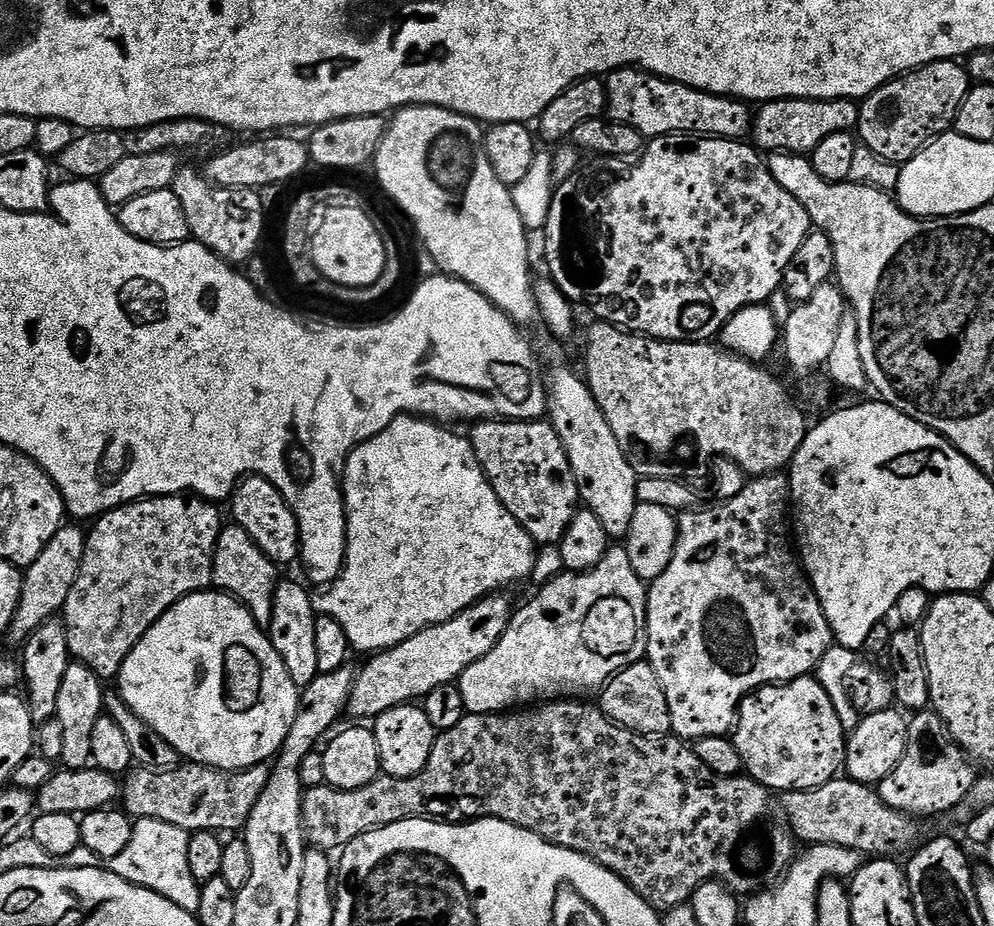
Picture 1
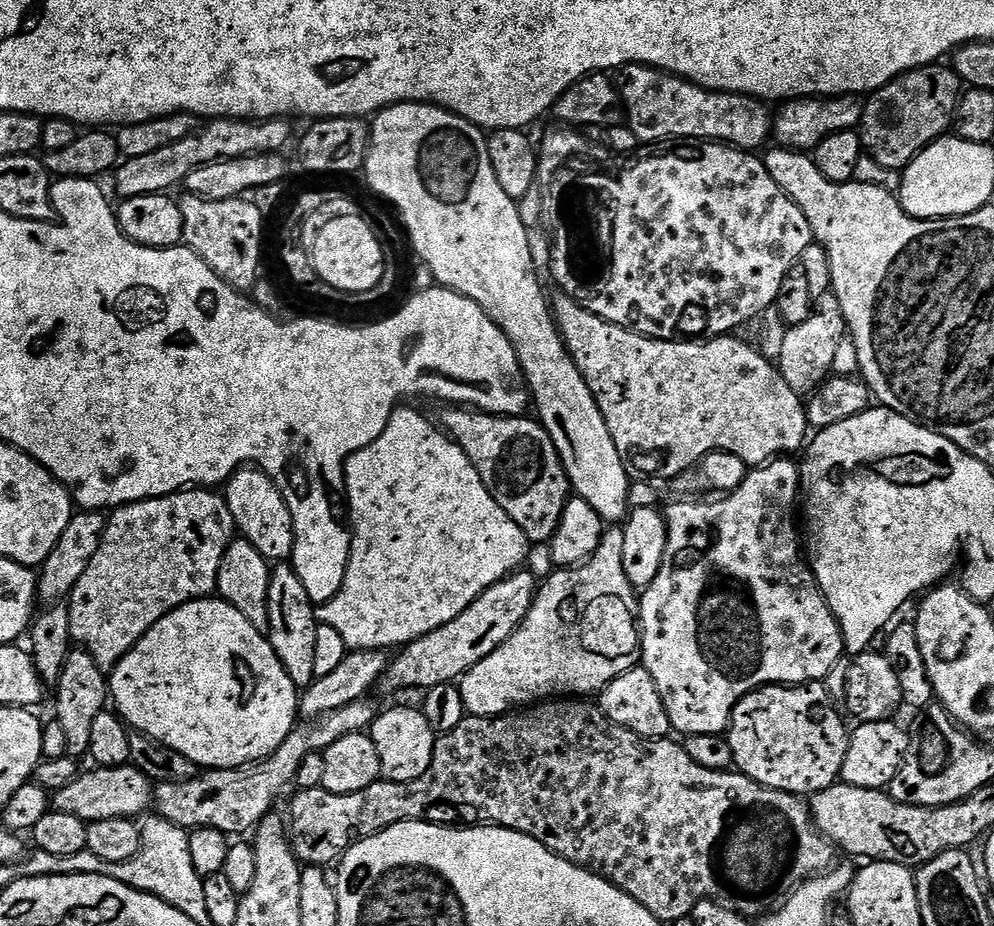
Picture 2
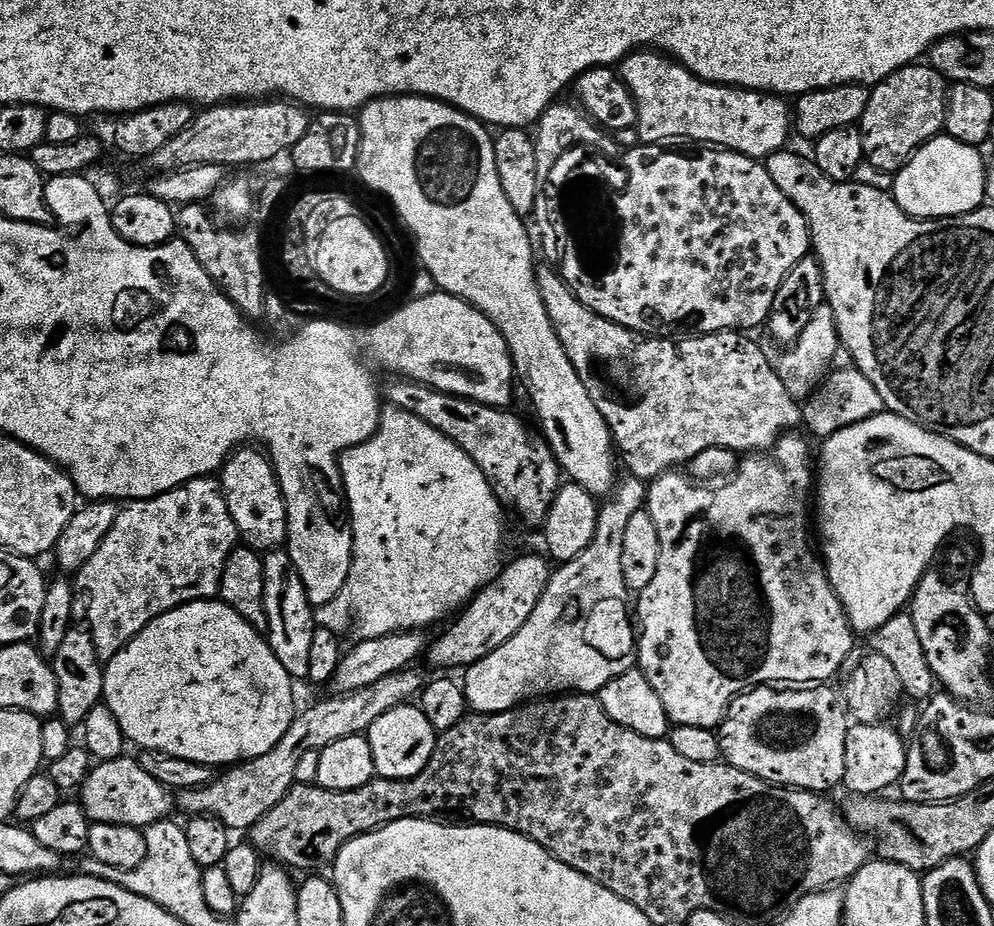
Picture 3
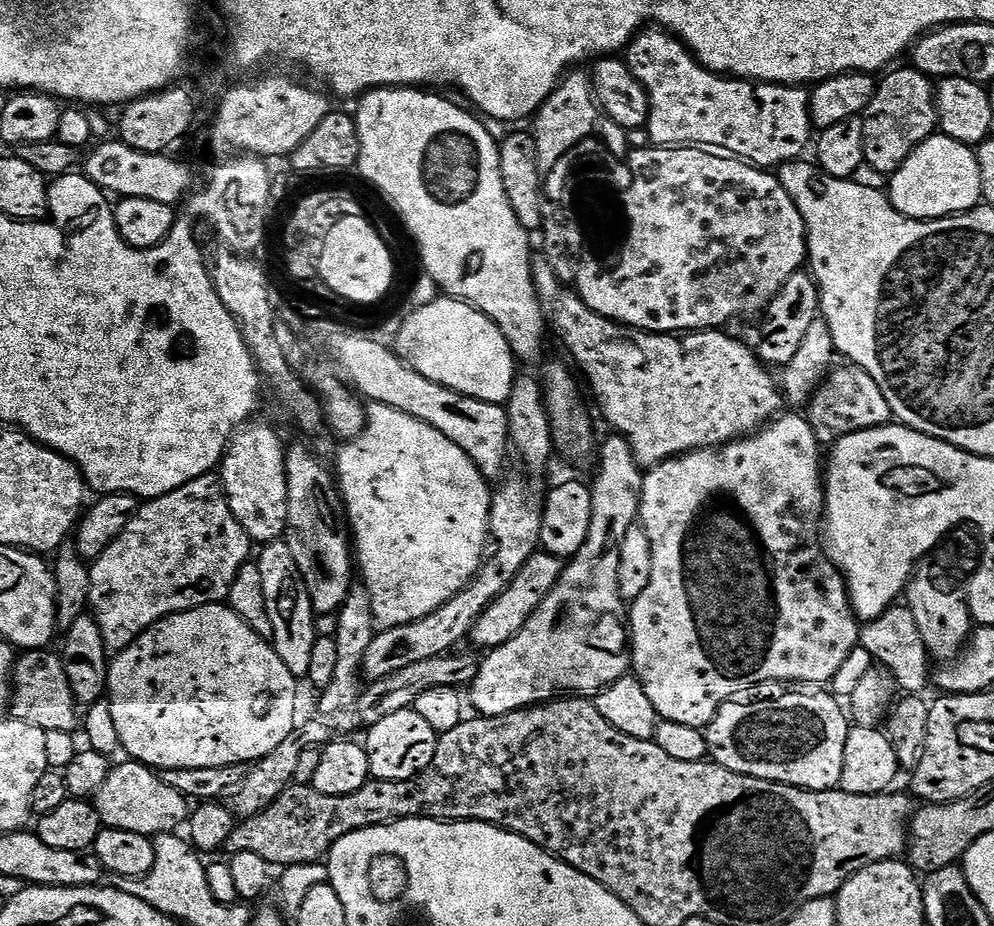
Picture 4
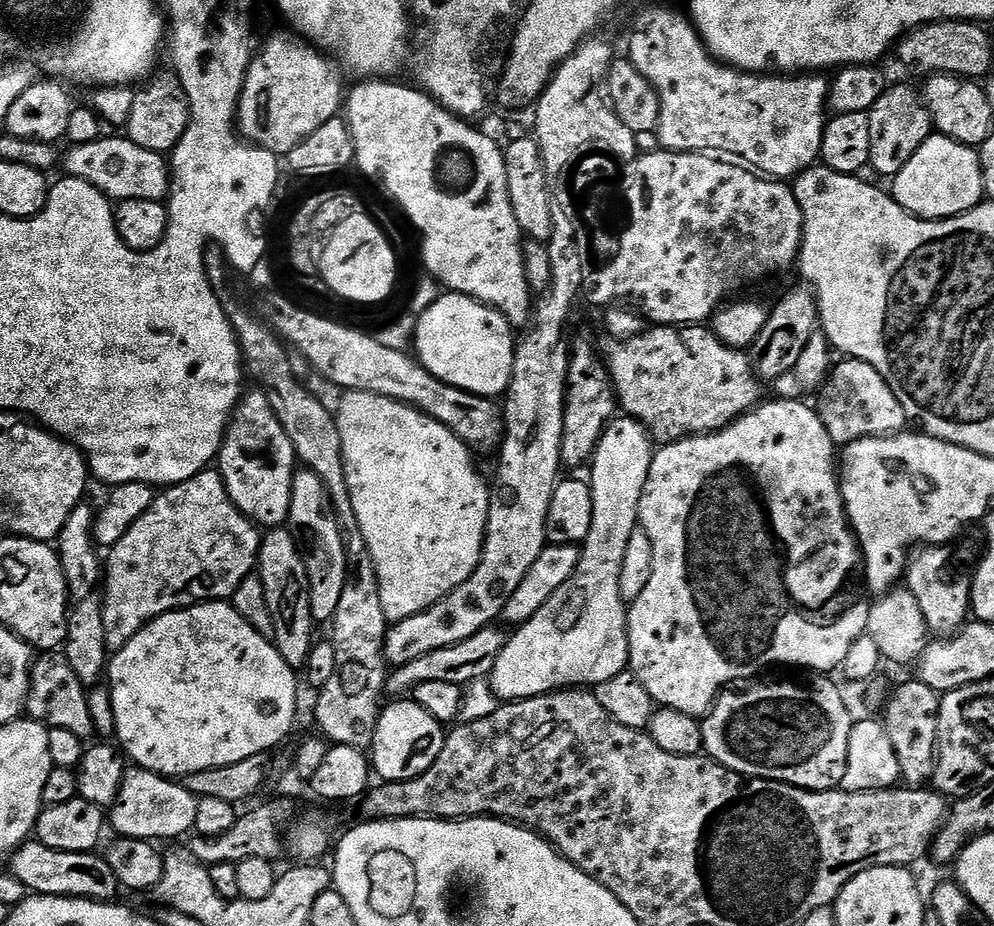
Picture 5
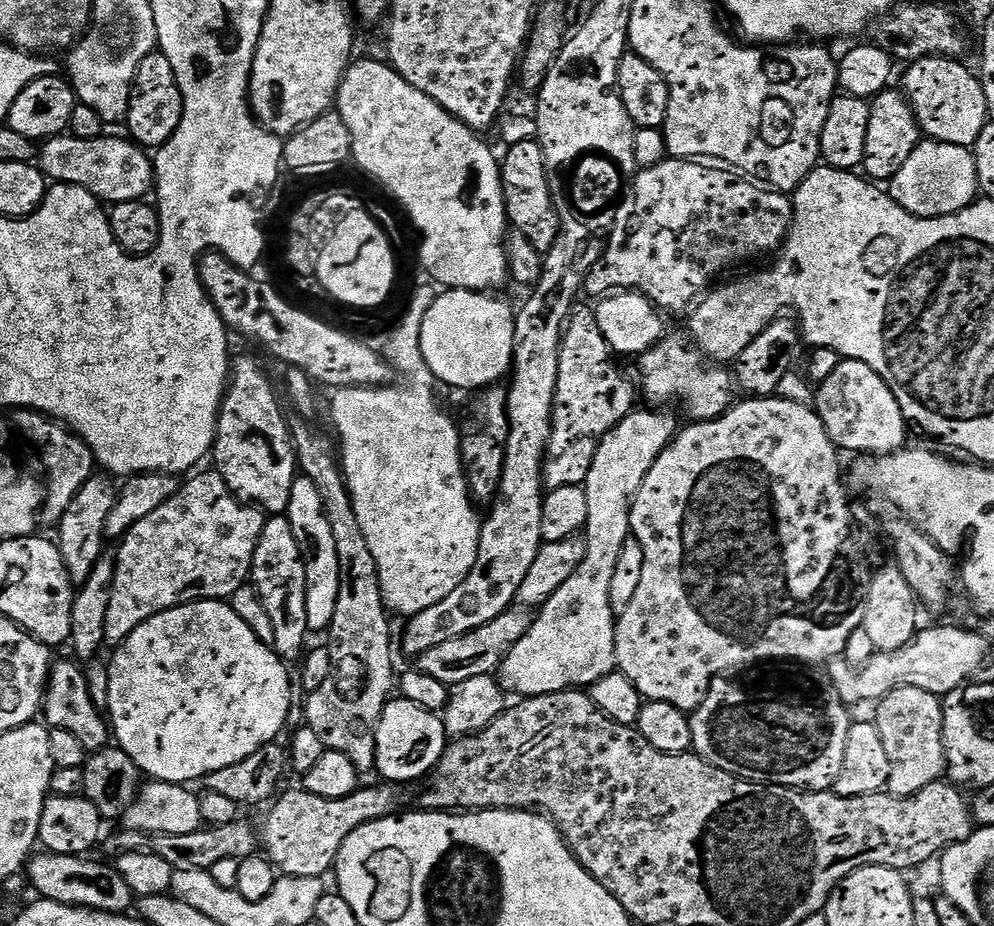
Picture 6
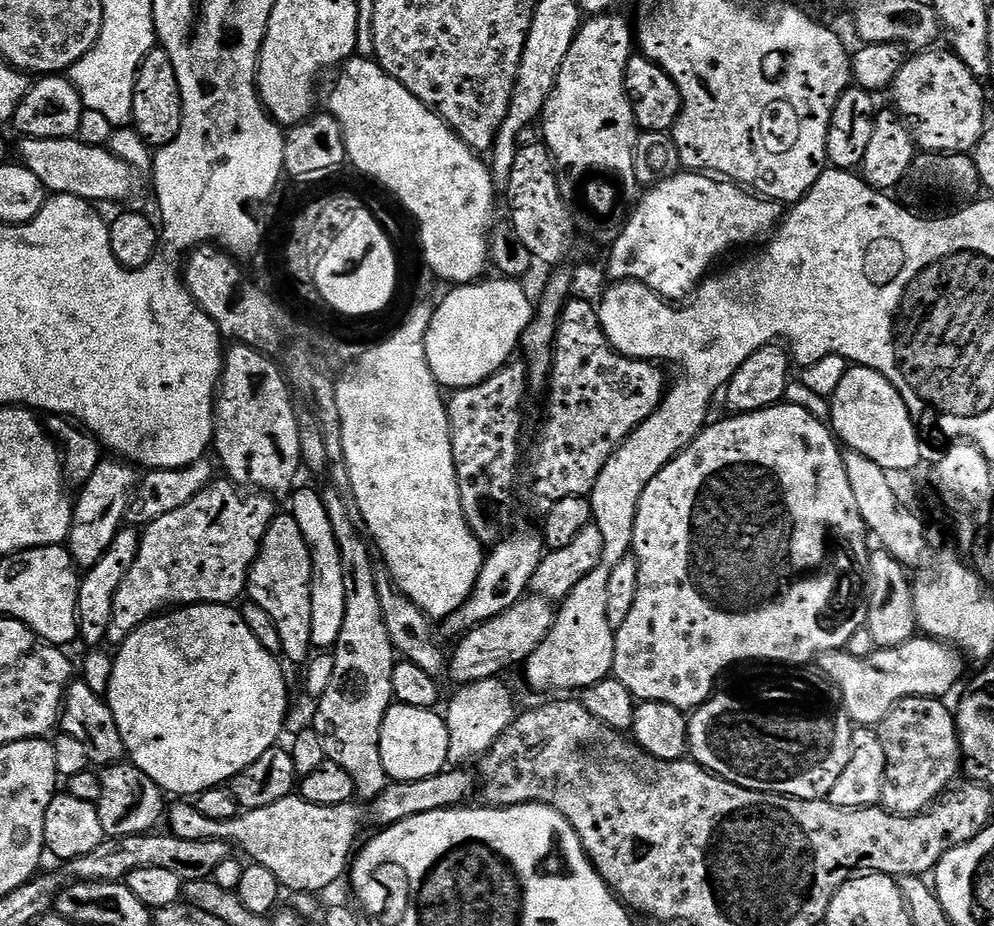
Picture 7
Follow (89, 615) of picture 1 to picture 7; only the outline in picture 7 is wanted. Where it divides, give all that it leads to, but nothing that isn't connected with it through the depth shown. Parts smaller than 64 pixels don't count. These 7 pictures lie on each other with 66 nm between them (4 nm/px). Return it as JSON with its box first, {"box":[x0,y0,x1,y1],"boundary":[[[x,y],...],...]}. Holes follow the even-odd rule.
{"box":[107,478,278,646],"boundary":[[[216,478],[190,502],[186,502],[186,506],[178,506],[178,510],[162,514],[162,518],[147,525],[140,532],[140,545],[134,558],[134,566],[128,568],[126,578],[122,578],[122,586],[118,586],[118,594],[114,594],[114,618],[110,622],[107,643],[113,646],[123,644],[124,639],[136,628],[177,606],[235,605],[235,600],[245,595],[248,572],[260,552],[270,522],[278,515],[276,504],[277,501],[267,492],[241,491],[231,480]]]}

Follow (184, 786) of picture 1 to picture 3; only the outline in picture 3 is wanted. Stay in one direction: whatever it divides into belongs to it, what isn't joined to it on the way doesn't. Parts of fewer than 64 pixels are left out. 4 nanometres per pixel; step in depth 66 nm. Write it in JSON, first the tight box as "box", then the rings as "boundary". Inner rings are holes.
{"box":[174,670,425,833],"boundary":[[[416,670],[395,672],[374,682],[374,686],[366,686],[357,692],[336,694],[333,695],[333,700],[324,700],[305,712],[303,709],[293,716],[290,730],[282,734],[282,742],[278,742],[274,750],[229,767],[225,771],[228,773],[221,780],[219,777],[206,788],[179,793],[174,800],[175,807],[180,807],[185,812],[185,817],[213,816],[233,833],[247,833],[263,816],[270,814],[270,810],[274,810],[274,806],[278,806],[282,798],[286,798],[286,794],[296,783],[298,762],[302,754],[320,753],[323,748],[330,746],[330,742],[338,742],[338,738],[365,735],[368,728],[374,726],[378,718],[382,718],[382,714],[390,714],[390,710],[415,701],[425,683],[425,677],[420,677]]]}

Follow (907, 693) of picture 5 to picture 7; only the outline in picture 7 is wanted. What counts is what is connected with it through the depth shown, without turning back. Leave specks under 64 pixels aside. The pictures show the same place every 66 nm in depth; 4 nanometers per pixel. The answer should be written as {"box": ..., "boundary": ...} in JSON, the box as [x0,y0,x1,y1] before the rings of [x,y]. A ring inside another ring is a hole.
{"box":[878,696,962,816],"boundary":[[[911,696],[892,705],[884,721],[878,725],[882,750],[886,752],[886,778],[882,786],[880,804],[895,816],[916,816],[938,799],[962,772],[960,737],[956,730],[956,717],[943,699],[934,696]]]}

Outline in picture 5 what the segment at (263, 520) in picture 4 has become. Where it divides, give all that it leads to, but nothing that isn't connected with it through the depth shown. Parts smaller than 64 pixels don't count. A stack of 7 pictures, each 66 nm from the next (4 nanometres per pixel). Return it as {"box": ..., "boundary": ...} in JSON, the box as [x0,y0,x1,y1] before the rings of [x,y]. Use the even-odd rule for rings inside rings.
{"box":[218,390,298,530],"boundary":[[[253,390],[249,396],[247,393],[235,409],[220,446],[218,471],[224,479],[226,494],[230,494],[230,502],[238,506],[247,520],[264,530],[287,525],[292,478],[298,471],[298,461],[288,432],[278,422],[264,392]]]}

